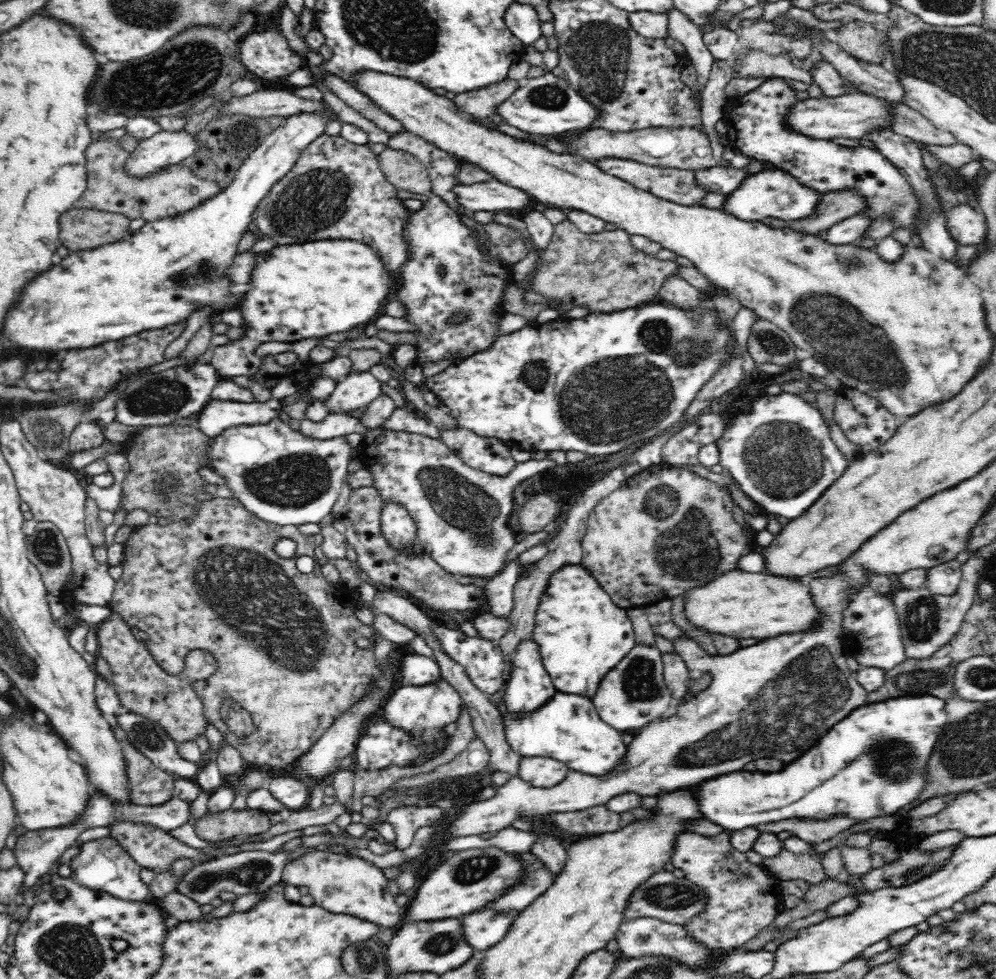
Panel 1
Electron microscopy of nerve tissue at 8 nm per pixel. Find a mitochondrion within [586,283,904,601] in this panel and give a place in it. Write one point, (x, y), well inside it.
(784, 458)

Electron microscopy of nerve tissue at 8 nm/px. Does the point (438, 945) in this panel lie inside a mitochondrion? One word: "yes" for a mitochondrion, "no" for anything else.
yes

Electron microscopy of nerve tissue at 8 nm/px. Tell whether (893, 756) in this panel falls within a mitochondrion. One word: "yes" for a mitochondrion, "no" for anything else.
yes

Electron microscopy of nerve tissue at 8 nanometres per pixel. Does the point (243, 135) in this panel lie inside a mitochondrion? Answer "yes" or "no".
yes

